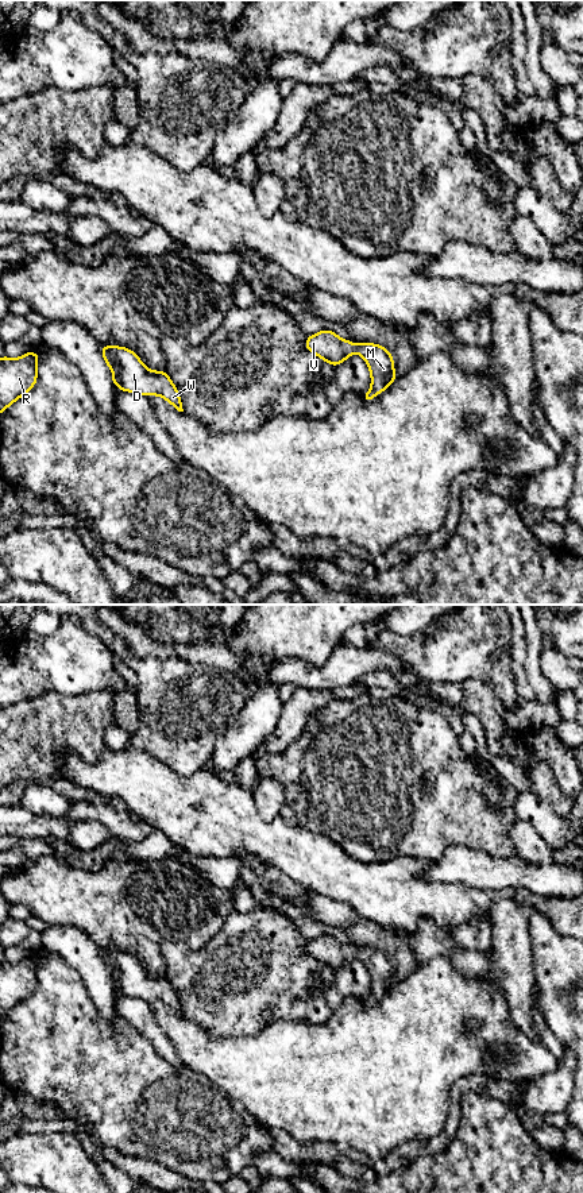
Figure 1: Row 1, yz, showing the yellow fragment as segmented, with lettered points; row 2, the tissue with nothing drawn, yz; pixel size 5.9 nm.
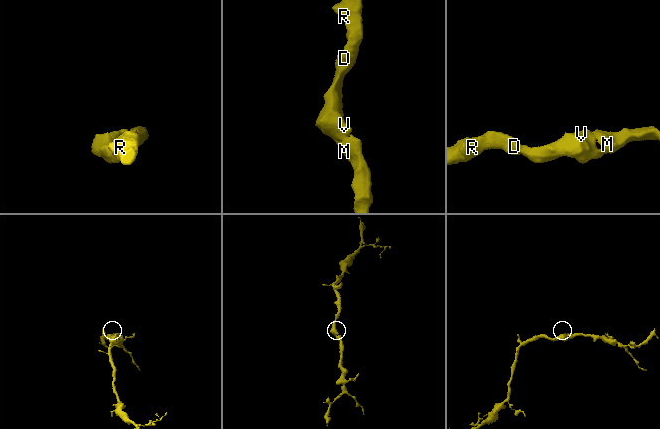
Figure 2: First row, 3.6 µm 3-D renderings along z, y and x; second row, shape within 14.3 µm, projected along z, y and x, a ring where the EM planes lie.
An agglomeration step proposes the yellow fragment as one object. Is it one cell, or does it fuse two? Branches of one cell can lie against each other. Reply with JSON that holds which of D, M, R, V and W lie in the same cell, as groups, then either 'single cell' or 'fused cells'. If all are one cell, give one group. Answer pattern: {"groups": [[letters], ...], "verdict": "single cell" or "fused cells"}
{"groups": [["D", "M", "R", "V", "W"]], "verdict": "single cell"}

